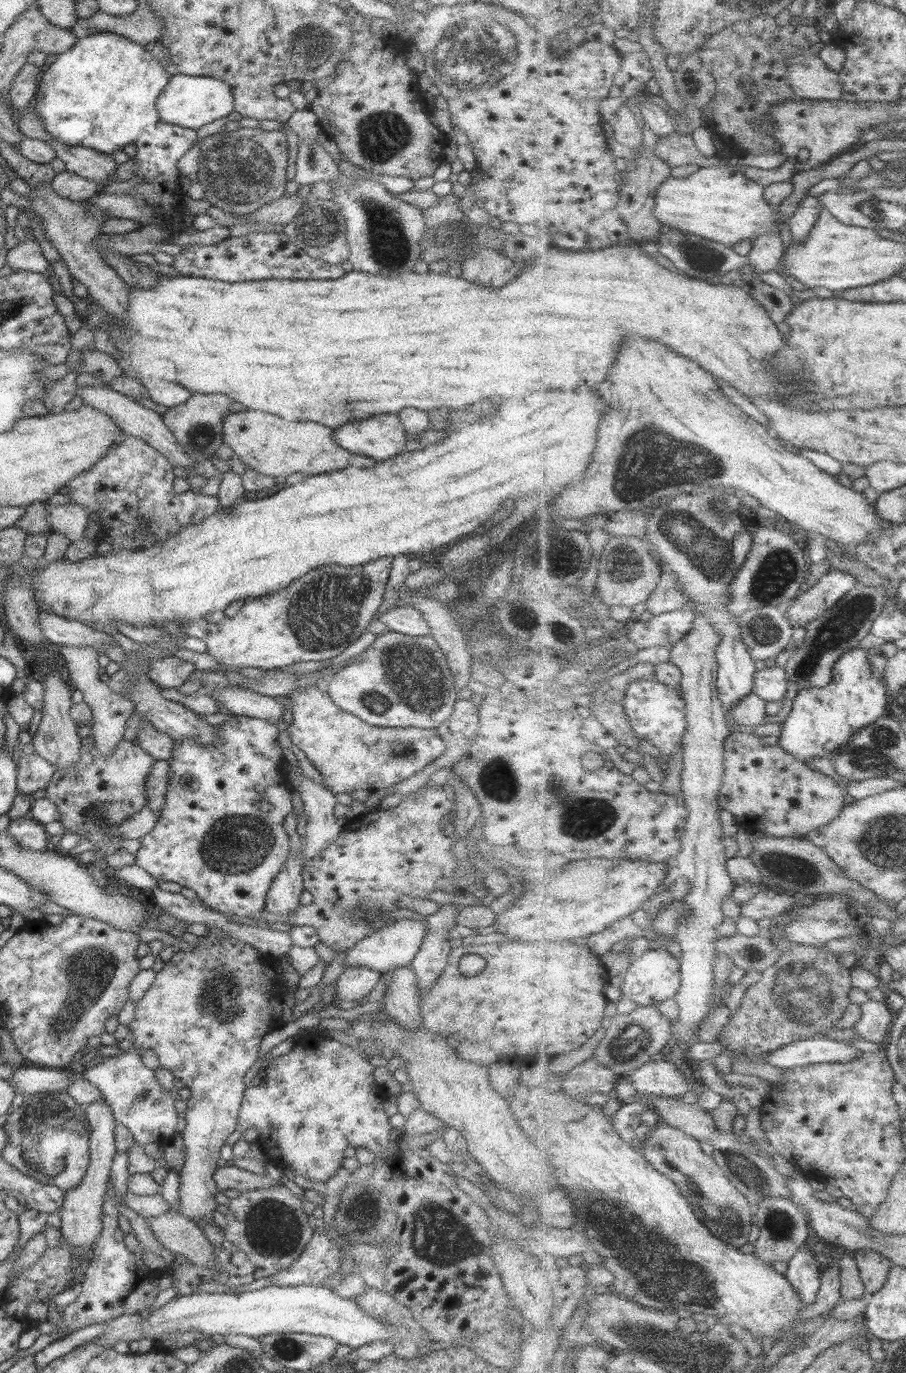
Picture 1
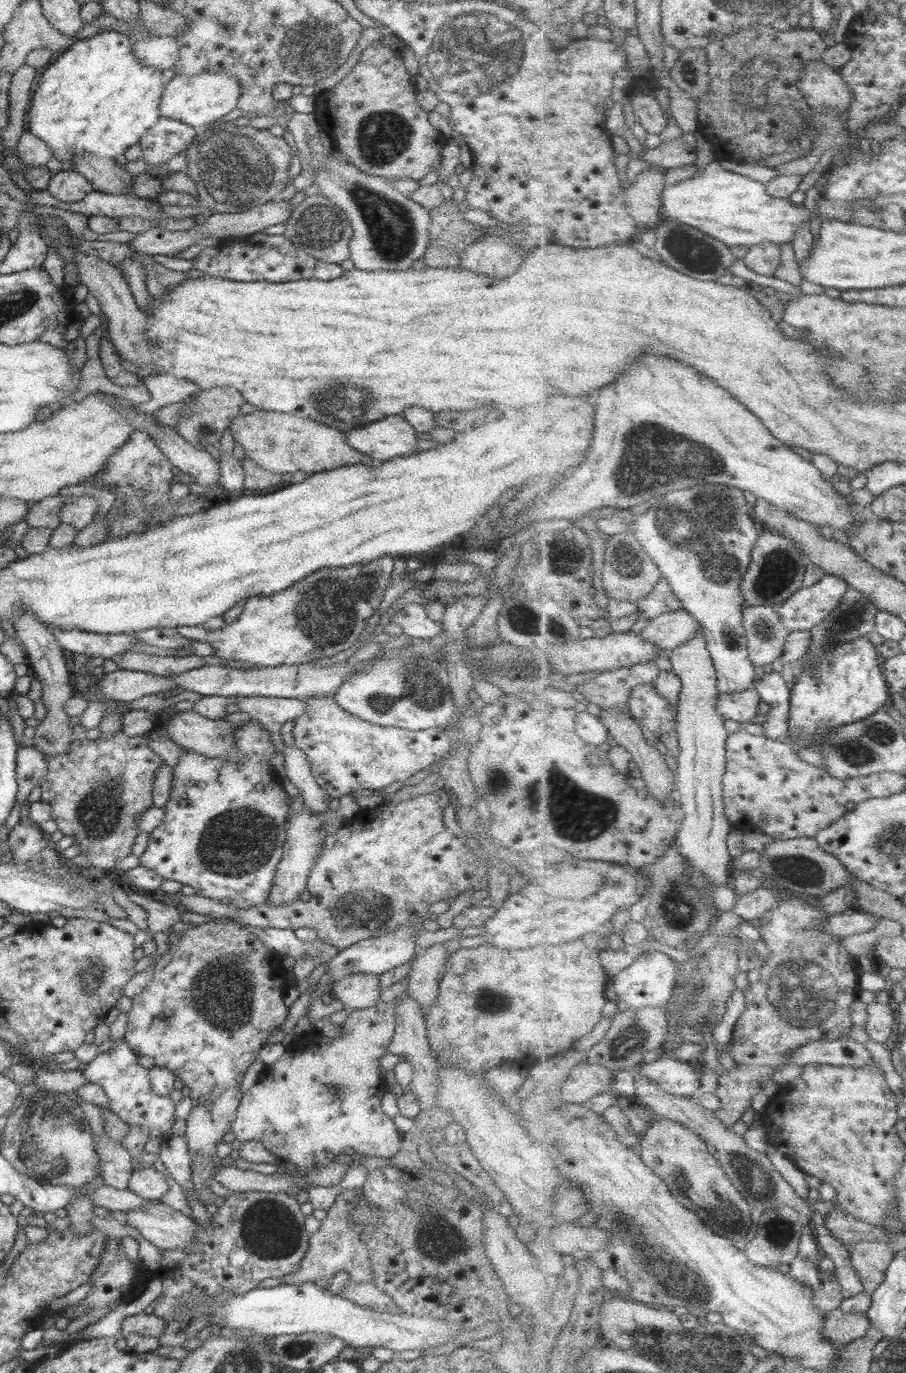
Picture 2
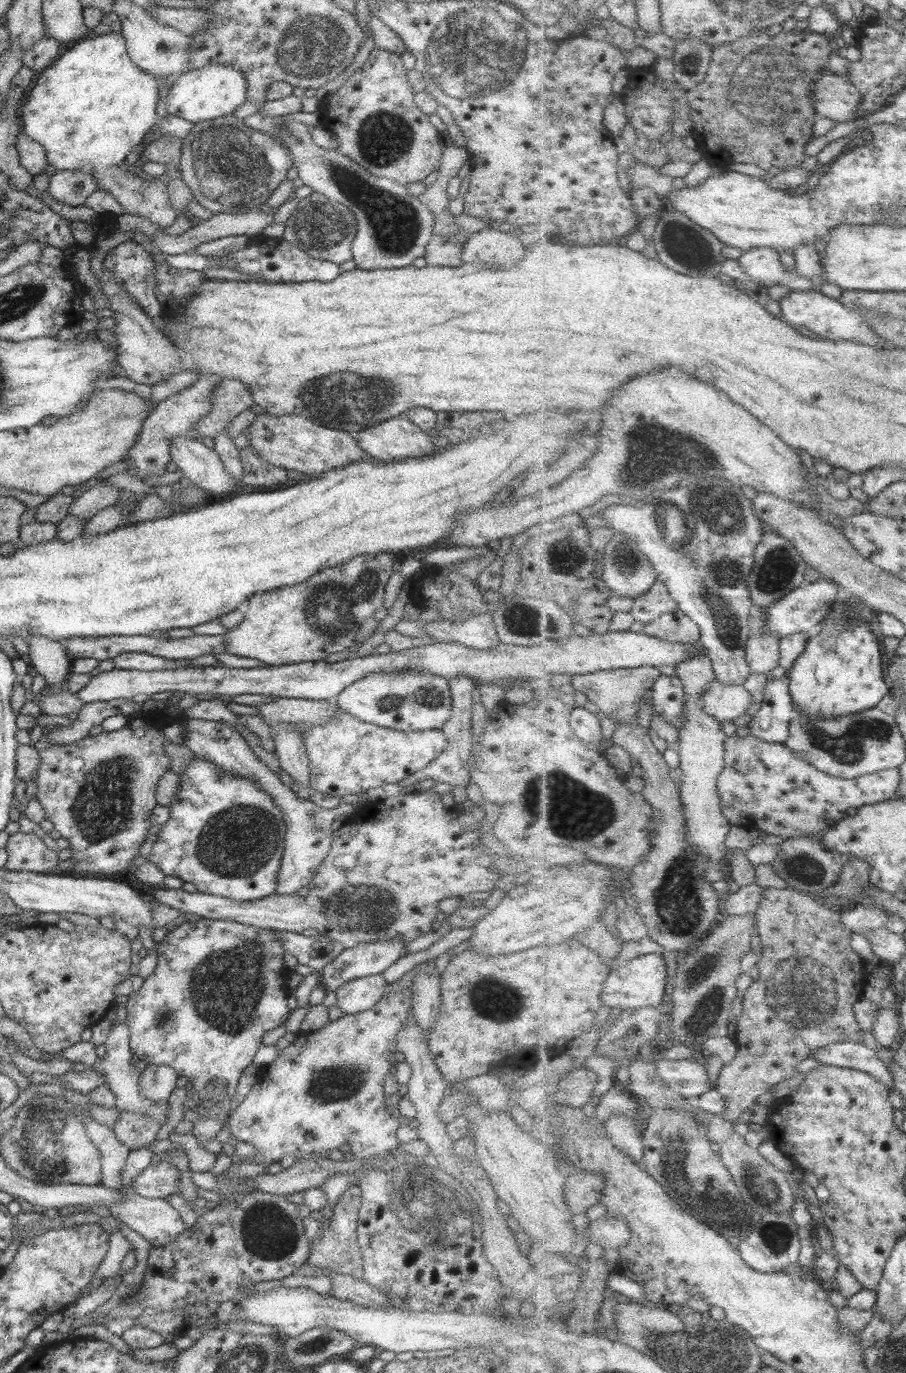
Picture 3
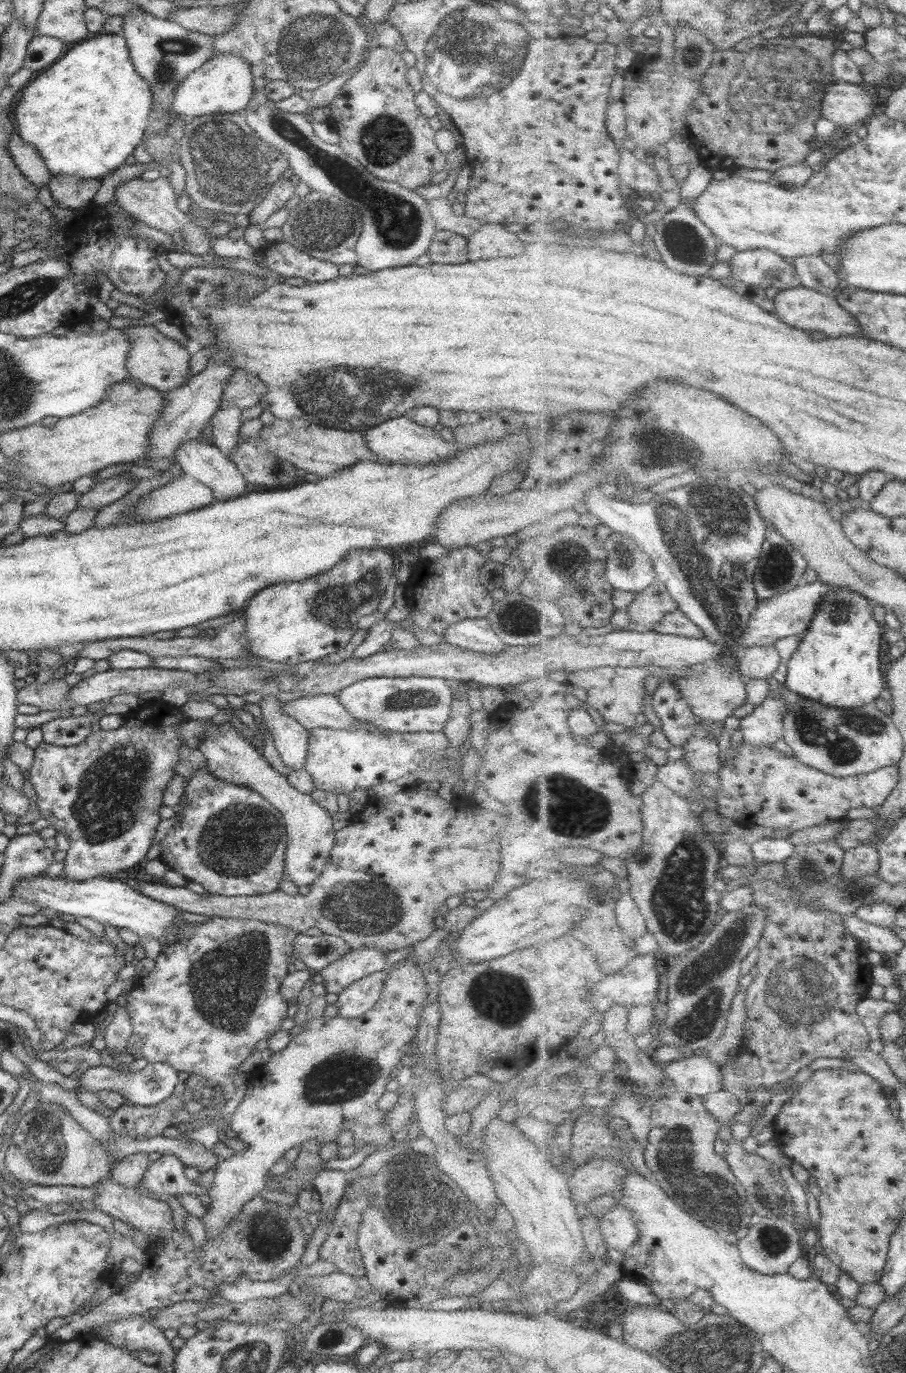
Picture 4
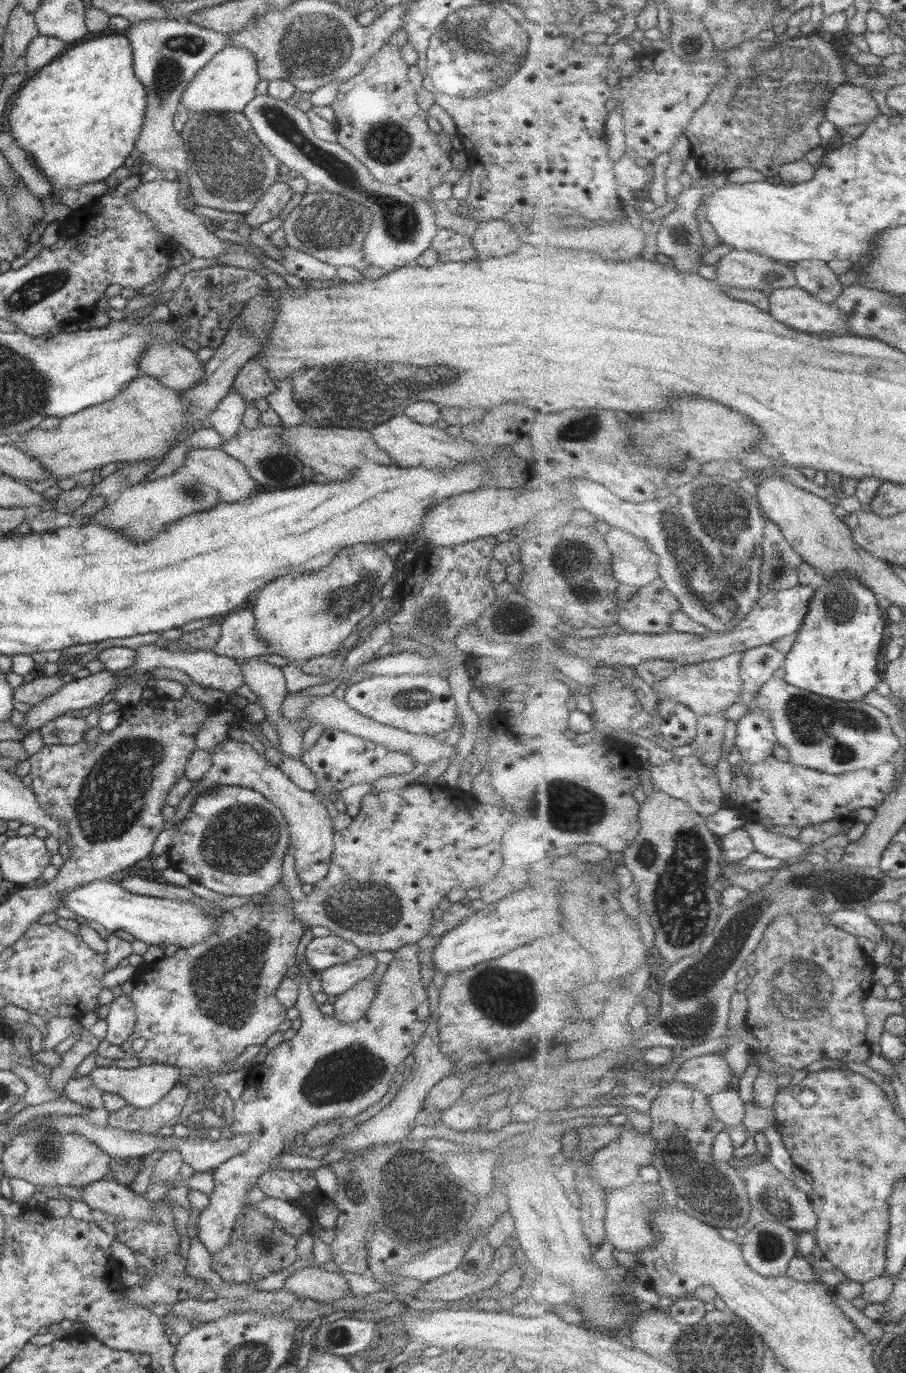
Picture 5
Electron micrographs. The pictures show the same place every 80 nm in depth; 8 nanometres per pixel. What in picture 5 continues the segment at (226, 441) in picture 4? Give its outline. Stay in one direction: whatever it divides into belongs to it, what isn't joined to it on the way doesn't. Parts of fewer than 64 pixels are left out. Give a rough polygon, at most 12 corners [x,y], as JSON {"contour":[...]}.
{"contour":[[232,392],[209,414],[212,429],[229,440],[242,426],[245,408]]}

